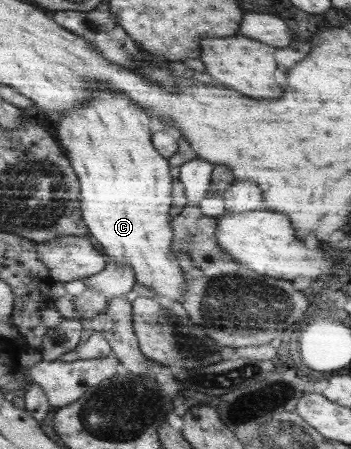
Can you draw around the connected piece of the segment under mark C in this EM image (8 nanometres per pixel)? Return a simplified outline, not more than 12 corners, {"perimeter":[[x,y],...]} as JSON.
{"perimeter":[[95,87],[57,138],[89,237],[184,302],[169,162],[139,104]]}

